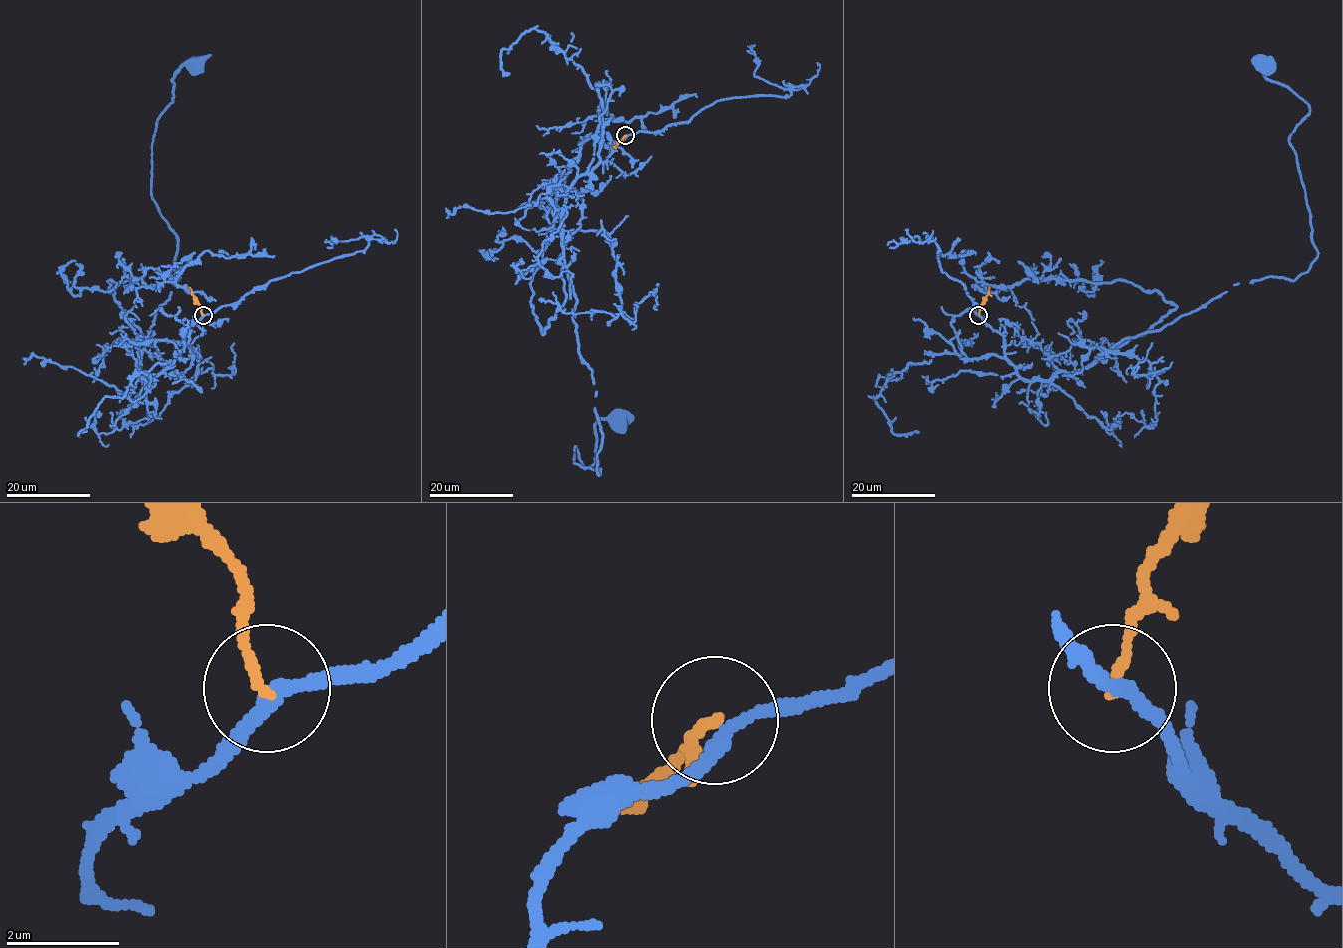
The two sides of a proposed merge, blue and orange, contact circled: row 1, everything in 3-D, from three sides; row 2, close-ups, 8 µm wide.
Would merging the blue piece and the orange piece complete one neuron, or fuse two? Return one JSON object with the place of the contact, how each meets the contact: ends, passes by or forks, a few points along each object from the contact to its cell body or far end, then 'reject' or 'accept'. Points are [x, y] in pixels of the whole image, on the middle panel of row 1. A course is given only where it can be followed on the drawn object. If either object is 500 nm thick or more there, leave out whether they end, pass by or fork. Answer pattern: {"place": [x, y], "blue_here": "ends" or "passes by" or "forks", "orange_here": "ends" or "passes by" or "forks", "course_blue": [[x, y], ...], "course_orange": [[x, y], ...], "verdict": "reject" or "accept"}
{"place": [625, 135], "blue_here": "passes by", "orange_here": "ends", "course_blue": [[625, 136], [561, 217], [602, 435], [599, 475], [574, 462], [575, 447], [595, 461], [595, 425], [619, 423]], "course_orange": [[625, 135], [611, 147]], "verdict": "reject"}

